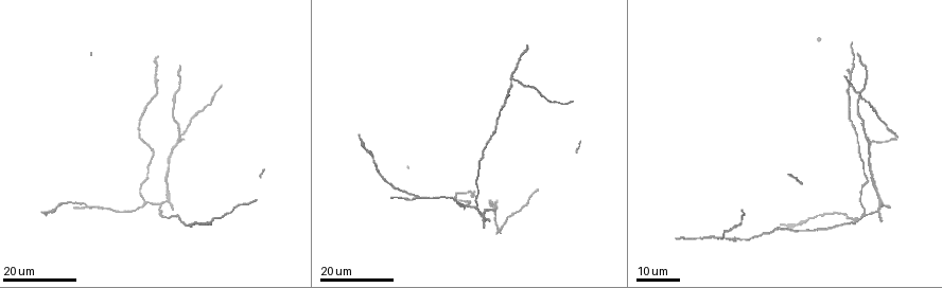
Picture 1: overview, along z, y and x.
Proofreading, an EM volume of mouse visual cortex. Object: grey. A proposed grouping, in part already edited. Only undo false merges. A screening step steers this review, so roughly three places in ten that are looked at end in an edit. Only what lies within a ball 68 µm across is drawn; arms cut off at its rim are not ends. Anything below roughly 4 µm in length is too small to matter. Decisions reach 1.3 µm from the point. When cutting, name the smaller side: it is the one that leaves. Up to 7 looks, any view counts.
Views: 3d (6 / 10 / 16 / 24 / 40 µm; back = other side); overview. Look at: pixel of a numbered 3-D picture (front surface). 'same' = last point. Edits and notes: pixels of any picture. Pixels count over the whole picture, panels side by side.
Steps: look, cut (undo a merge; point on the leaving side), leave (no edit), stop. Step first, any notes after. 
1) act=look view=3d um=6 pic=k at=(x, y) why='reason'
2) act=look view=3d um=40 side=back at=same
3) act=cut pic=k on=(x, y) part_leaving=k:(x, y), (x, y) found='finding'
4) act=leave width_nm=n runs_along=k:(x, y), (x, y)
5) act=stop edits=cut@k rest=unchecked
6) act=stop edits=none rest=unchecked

act=look view=3d um=16 pic=1 at=(511, 79) why='two arms in line, one across'

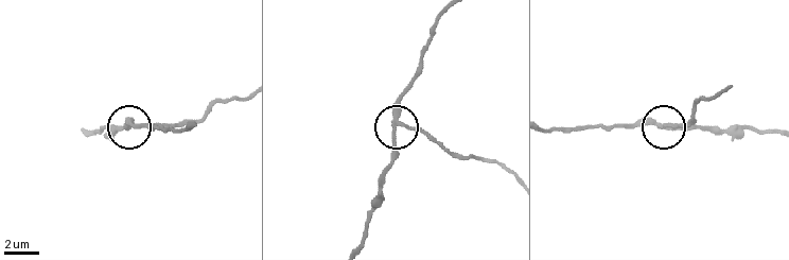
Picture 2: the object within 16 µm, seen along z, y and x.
act=look view=3d um=6 pic=2 at=(661, 124)

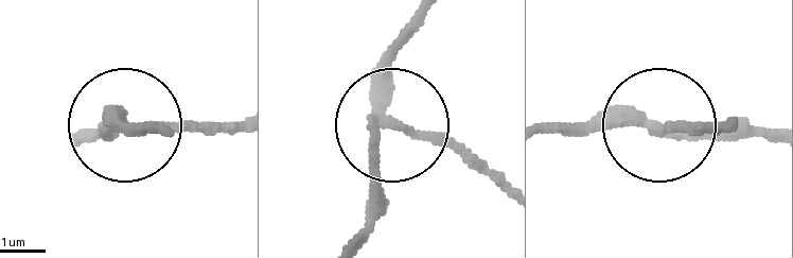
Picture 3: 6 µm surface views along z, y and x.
act=cut pic=3 on=(190, 128) arms=3 part_leaving=3:(658, 132), (716, 132) found='a second cell is stuck on'

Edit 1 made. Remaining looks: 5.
act=look view=overview

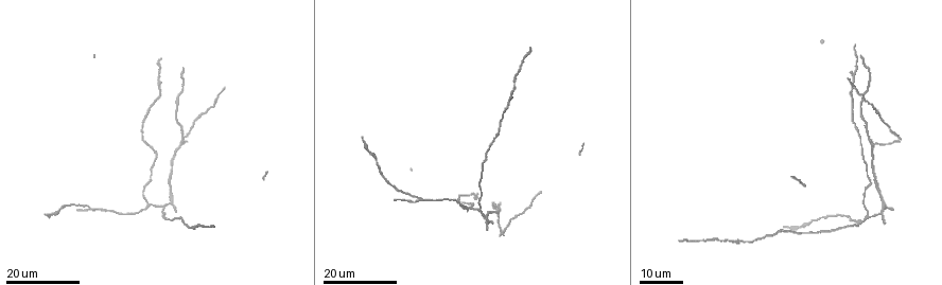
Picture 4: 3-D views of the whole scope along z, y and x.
act=look view=3d um=16 pic=4 at=(163, 205) why='a fork'

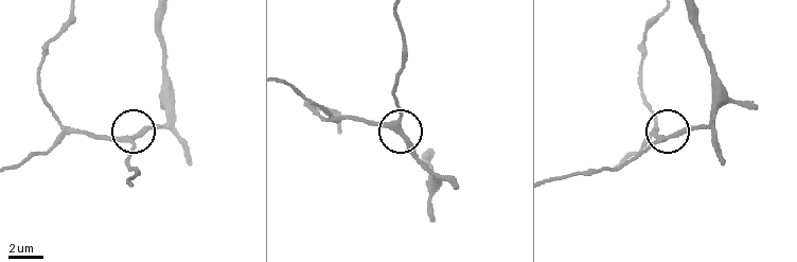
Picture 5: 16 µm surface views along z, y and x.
act=look view=3d um=6 pic=5 at=(664, 137)

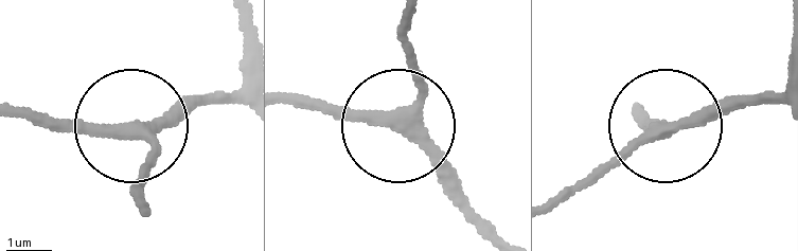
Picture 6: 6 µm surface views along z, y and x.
act=leave arms=3 found='continuous, no second cell'

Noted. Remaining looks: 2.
act=look view=3d um=16 pic=4 at=(872, 144) why='a fork'

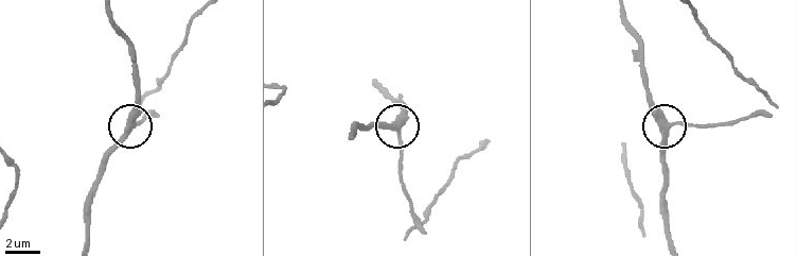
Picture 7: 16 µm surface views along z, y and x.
act=look view=3d um=6 pic=7 at=(131, 124) why='closer look'

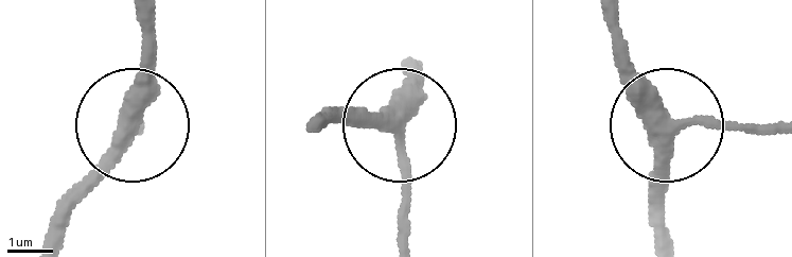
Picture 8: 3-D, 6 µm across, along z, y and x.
act=leave width_nm=340 runs_along=8:(48, 238), (59, 204), (124, 124), (146, 36) found='all the same cell'

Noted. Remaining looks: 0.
act=stop edits=cut@3 rest=unchecked

